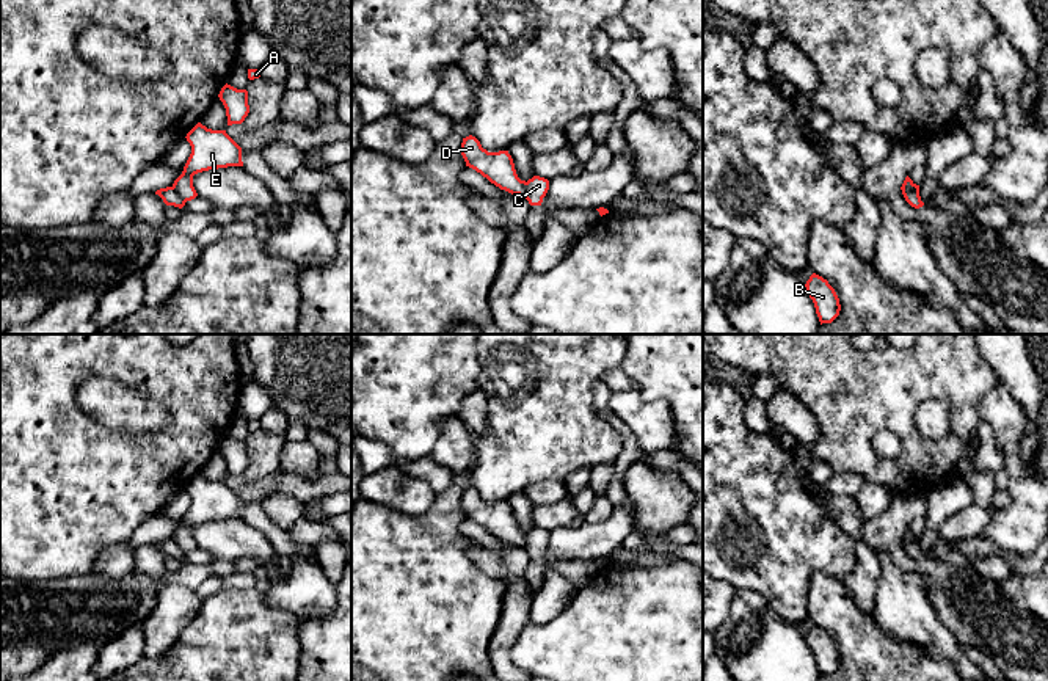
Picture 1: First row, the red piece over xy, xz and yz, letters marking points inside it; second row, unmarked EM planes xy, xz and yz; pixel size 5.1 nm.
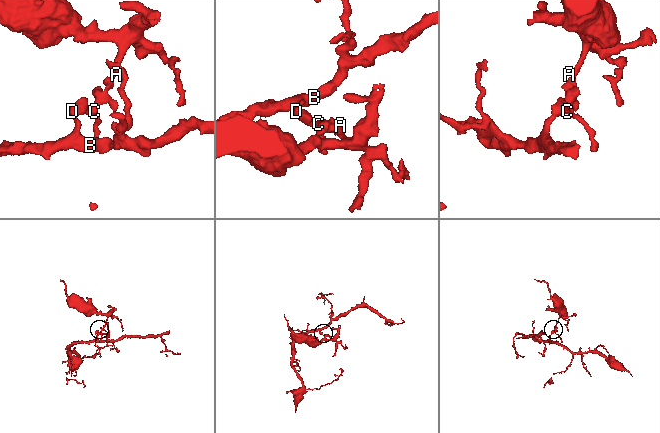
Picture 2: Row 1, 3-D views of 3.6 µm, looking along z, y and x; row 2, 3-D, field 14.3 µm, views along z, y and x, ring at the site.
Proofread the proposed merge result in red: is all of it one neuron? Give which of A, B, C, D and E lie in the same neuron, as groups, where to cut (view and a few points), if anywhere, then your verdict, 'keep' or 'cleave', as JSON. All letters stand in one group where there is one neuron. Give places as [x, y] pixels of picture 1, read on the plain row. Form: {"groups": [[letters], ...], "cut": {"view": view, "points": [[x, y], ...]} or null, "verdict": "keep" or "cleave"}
{"groups": [["A", "C", "E"], ["B", "D"]], "cut": {"view": "yz", "points": [[902, 542], [915, 542], [918, 545]]}, "verdict": "cleave"}

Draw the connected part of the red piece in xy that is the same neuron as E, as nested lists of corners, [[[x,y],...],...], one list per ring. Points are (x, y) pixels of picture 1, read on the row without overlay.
[[[198,474],[185,490],[191,497],[191,505],[182,526],[173,535],[174,543],[185,554],[198,548],[193,538],[195,526],[227,518],[243,518],[242,499],[226,482],[212,482]]]

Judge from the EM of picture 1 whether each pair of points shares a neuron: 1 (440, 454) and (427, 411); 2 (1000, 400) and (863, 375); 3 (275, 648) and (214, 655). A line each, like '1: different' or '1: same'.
1: different
2: different
3: same

